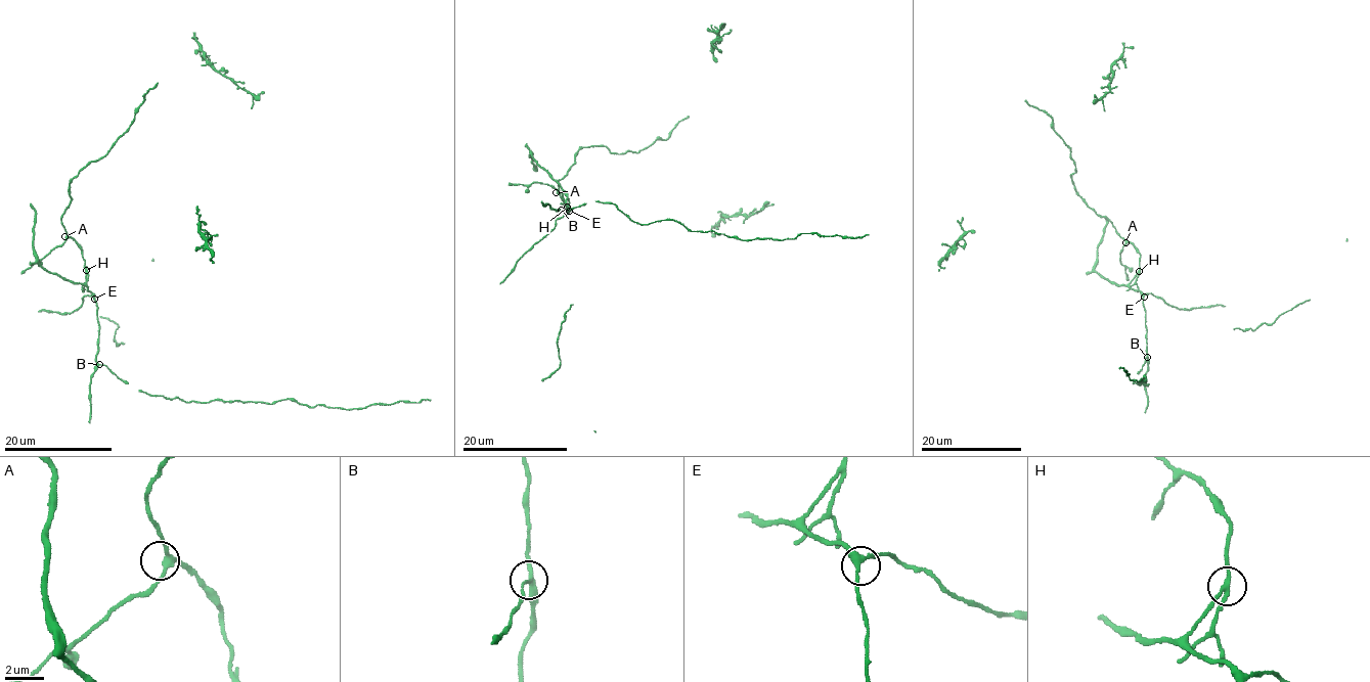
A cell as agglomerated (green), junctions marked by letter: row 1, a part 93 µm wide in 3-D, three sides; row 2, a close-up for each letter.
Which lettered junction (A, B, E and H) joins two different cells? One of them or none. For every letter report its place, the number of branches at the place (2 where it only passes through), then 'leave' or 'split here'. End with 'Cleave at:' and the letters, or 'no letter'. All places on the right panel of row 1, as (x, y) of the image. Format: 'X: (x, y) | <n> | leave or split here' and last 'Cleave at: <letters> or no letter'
A: (1125, 242) | 3 | leave
B: (1147, 357) | 3 | leave
E: (1144, 297) | 3 | leave
H: (1139, 271) | 3 | split here
Cleave at: H

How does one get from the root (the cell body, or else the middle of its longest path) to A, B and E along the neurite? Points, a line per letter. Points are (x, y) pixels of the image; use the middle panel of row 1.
A: (567, 207), (556, 192)
B: (567, 207), (567, 195), (570, 210), (561, 210)
E: (567, 207), (567, 195), (569, 211)

